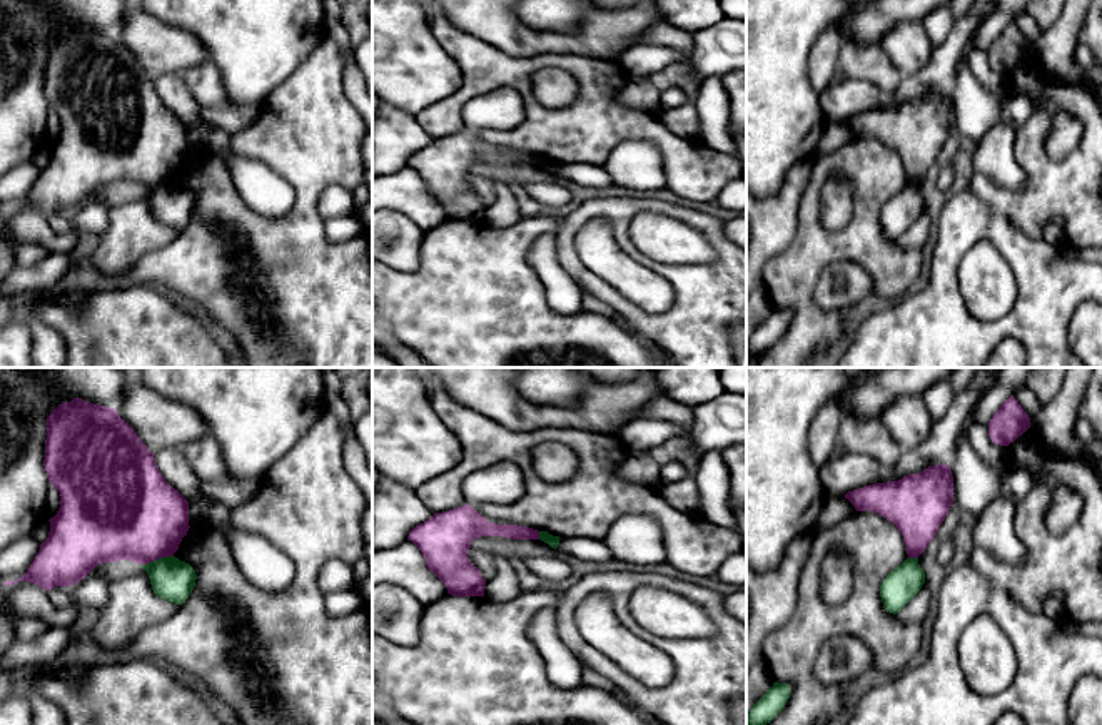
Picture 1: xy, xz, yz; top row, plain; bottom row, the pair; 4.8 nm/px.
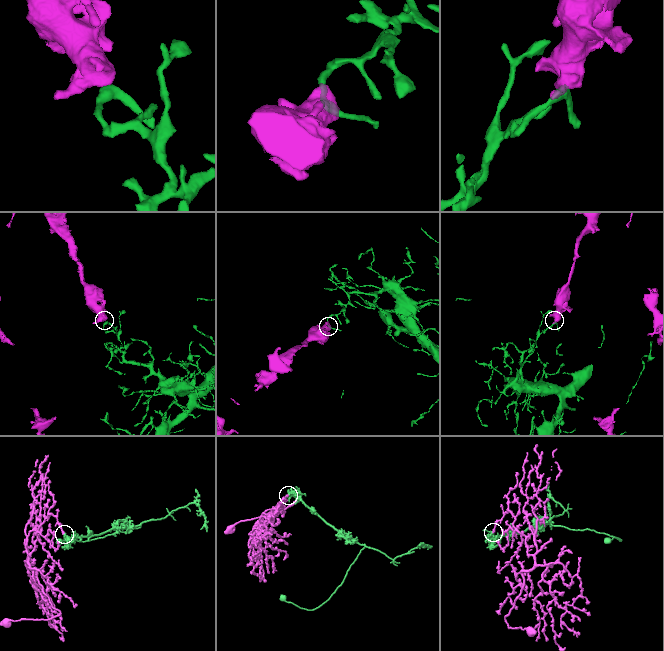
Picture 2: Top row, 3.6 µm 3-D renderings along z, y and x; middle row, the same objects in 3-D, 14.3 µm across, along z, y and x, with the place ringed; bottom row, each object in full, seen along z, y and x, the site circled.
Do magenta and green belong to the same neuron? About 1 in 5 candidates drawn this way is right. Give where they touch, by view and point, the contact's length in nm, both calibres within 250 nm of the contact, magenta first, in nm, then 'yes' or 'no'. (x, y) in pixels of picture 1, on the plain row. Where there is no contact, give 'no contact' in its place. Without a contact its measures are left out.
xy (157, 184) | 160 nm | 440/200 nm | no

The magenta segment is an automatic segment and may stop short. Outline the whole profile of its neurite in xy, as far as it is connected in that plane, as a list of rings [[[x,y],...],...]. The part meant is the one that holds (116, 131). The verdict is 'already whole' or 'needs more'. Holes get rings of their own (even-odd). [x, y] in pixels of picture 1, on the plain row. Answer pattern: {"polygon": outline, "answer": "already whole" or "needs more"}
{"polygon": [[[73,23],[73,25],[72,25],[72,27],[70,27],[70,28],[62,28],[62,30],[58,30],[58,33],[57,33],[57,35],[53,35],[53,37],[52,37],[52,40],[50,40],[50,42],[48,42],[48,43],[47,43],[47,65],[45,65],[45,85],[43,85],[43,92],[45,92],[45,97],[47,97],[47,102],[48,102],[48,105],[50,105],[50,110],[53,110],[53,112],[55,112],[55,114],[57,114],[57,115],[58,115],[58,119],[60,119],[60,134],[58,134],[58,137],[57,137],[57,140],[55,140],[55,142],[53,142],[53,144],[50,144],[50,145],[48,145],[48,147],[50,147],[50,157],[48,157],[48,164],[47,164],[47,165],[45,165],[45,167],[43,167],[43,169],[42,169],[42,170],[40,170],[40,175],[38,175],[38,179],[37,179],[37,182],[35,182],[35,185],[33,185],[33,187],[32,187],[32,190],[30,190],[30,194],[28,194],[28,195],[27,195],[27,199],[25,199],[25,200],[23,200],[23,202],[22,202],[22,204],[18,204],[18,205],[15,205],[15,207],[3,207],[3,210],[5,210],[5,212],[7,212],[7,210],[13,210],[13,209],[17,209],[17,207],[30,207],[30,209],[35,209],[35,210],[38,210],[38,212],[42,212],[42,214],[43,214],[43,215],[47,215],[47,217],[50,217],[50,215],[52,215],[52,214],[55,214],[55,212],[72,212],[72,210],[75,210],[75,209],[78,209],[78,207],[80,207],[80,205],[83,205],[83,204],[85,204],[85,202],[87,202],[87,200],[88,200],[88,199],[90,199],[90,197],[92,197],[92,195],[94,195],[94,194],[95,194],[95,192],[97,192],[97,190],[100,190],[100,189],[109,189],[109,187],[120,187],[120,185],[130,185],[130,187],[134,187],[134,189],[140,189],[140,190],[147,190],[147,189],[150,189],[150,187],[155,187],[155,185],[159,185],[159,184],[165,184],[165,182],[174,182],[174,179],[175,179],[175,177],[177,177],[177,175],[179,175],[179,170],[180,170],[180,167],[182,167],[182,164],[184,164],[184,162],[185,162],[185,160],[187,160],[187,157],[189,157],[189,154],[190,154],[190,152],[189,152],[189,127],[187,127],[187,125],[185,125],[185,124],[184,124],[184,122],[182,122],[182,120],[180,120],[180,119],[179,119],[179,117],[177,117],[177,115],[174,115],[174,114],[172,114],[172,112],[170,112],[170,110],[169,110],[169,109],[167,109],[167,107],[165,107],[165,104],[164,104],[164,102],[162,102],[162,100],[160,100],[160,97],[159,97],[159,94],[157,94],[157,89],[155,89],[155,84],[154,84],[154,79],[152,79],[152,77],[149,77],[149,75],[147,75],[147,72],[145,72],[145,70],[144,70],[144,68],[142,68],[142,65],[140,65],[140,63],[139,63],[139,62],[137,62],[137,58],[135,58],[135,57],[134,57],[134,55],[132,55],[132,52],[130,52],[130,50],[129,50],[129,48],[125,48],[125,47],[124,47],[124,45],[122,45],[122,43],[120,43],[120,42],[119,42],[119,40],[117,40],[117,37],[115,37],[115,33],[105,33],[105,32],[100,32],[100,30],[94,30],[94,28],[85,28],[85,27],[83,27],[83,25],[82,25],[82,23]]], "answer": "already whole"}

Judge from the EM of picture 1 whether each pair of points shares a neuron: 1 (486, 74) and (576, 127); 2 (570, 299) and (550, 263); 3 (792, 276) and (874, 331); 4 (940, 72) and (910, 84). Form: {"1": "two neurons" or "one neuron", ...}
{"1": "one neuron", "2": "one neuron", "3": "two neurons", "4": "one neuron"}

